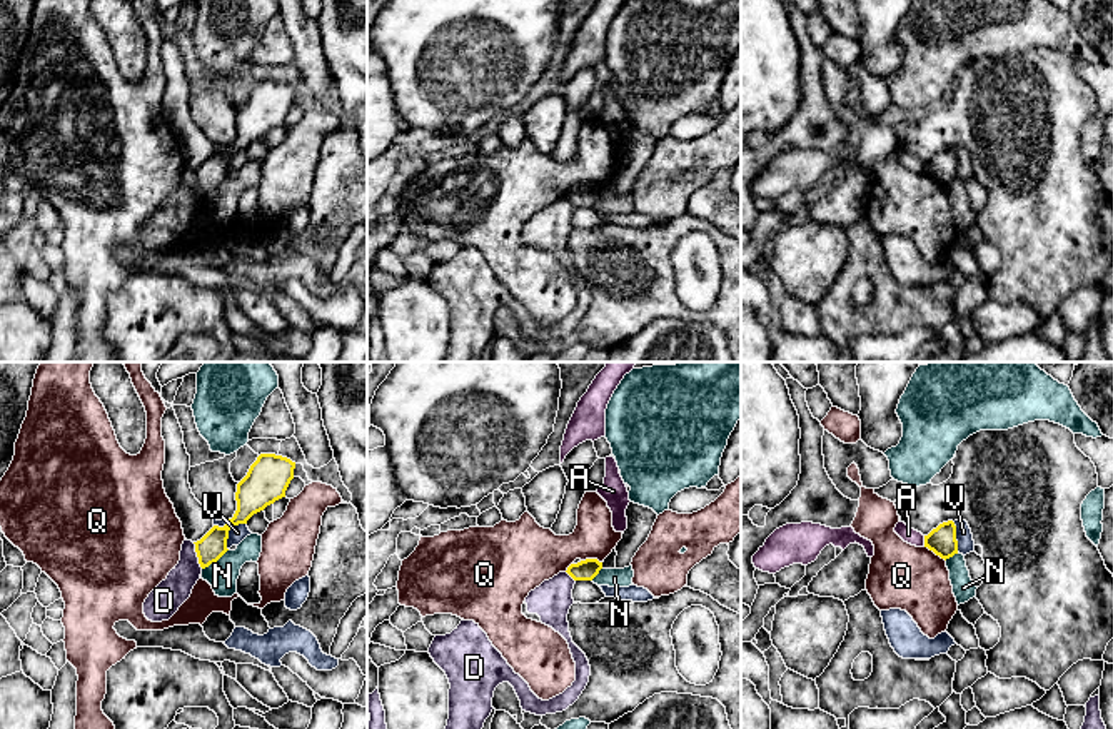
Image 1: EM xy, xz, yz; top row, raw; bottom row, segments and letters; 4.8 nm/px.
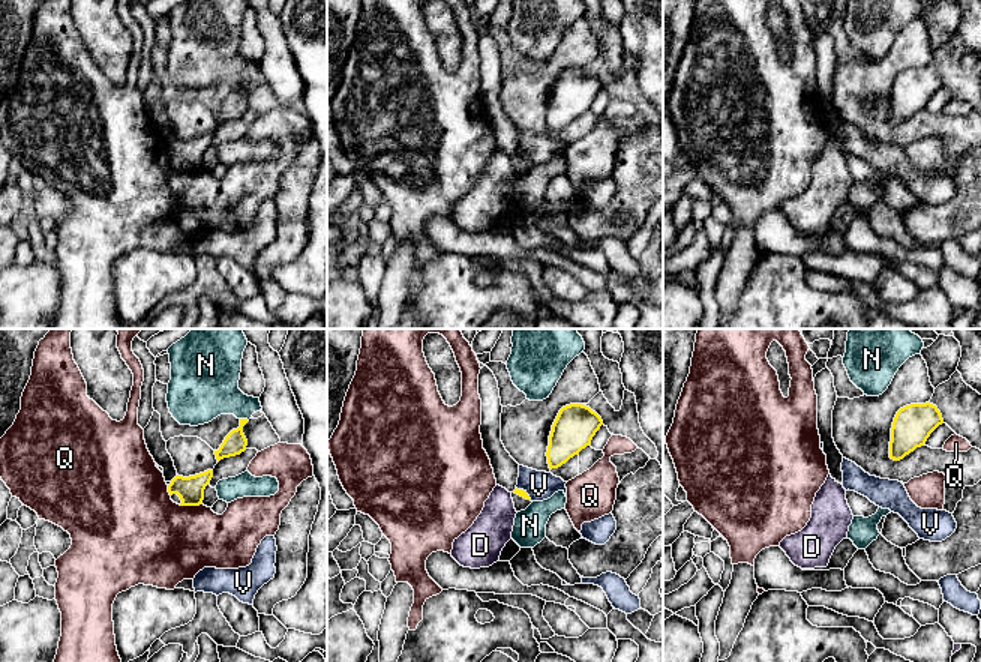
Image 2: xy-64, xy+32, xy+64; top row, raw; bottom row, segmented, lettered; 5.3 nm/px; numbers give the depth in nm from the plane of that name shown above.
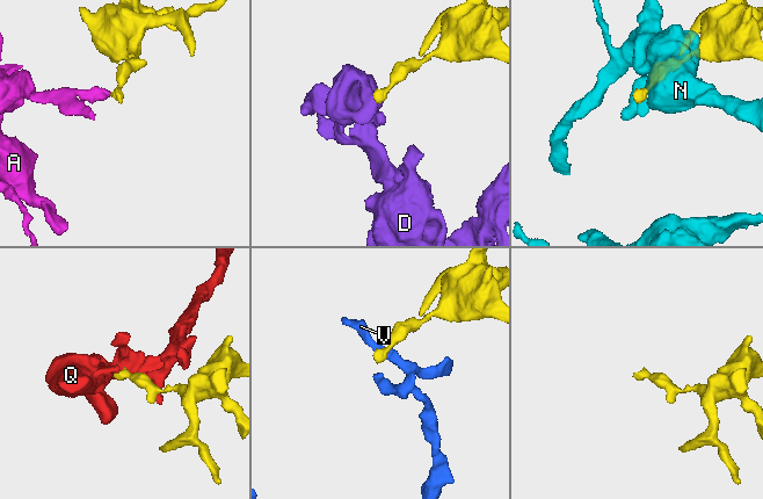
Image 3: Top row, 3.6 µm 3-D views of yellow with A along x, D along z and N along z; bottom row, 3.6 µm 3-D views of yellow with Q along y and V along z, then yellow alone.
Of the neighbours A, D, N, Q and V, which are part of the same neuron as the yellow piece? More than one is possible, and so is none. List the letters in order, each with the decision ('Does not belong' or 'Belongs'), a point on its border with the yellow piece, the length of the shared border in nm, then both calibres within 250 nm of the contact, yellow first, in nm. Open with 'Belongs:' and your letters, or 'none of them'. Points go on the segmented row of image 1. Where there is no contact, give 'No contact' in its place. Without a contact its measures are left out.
Belongs: none of them
A: Does not belong. Touches yellow at yz (925, 541). Shared border 50 nm. Thickness 140 nm (yellow) against 70 nm
D: Does not belong. Touches yellow at xy (197, 556). Shared border 140 nm. Thickness 140 nm (yellow) against 150 nm
N: Does not belong. Touches yellow at xy (214, 561). Shared border 160 nm. Thickness 140 nm (yellow) against 150 nm
Q: Does not belong. Touches yellow at yz (935, 553). Shared border 130 nm. Thickness 140 nm (yellow) against 320 nm
V: Does not belong. Touches yellow at xy (227, 532). Shared border 160 nm. Thickness 180 nm (yellow) against 80 nm

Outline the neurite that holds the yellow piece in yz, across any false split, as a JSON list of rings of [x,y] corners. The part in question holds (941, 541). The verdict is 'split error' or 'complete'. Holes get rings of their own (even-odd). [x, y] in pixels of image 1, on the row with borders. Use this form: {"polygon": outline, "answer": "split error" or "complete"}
{"polygon": [[[953,520],[939,524],[924,535],[924,547],[933,551],[941,559],[949,559],[958,554],[956,525]]], "answer": "complete"}

